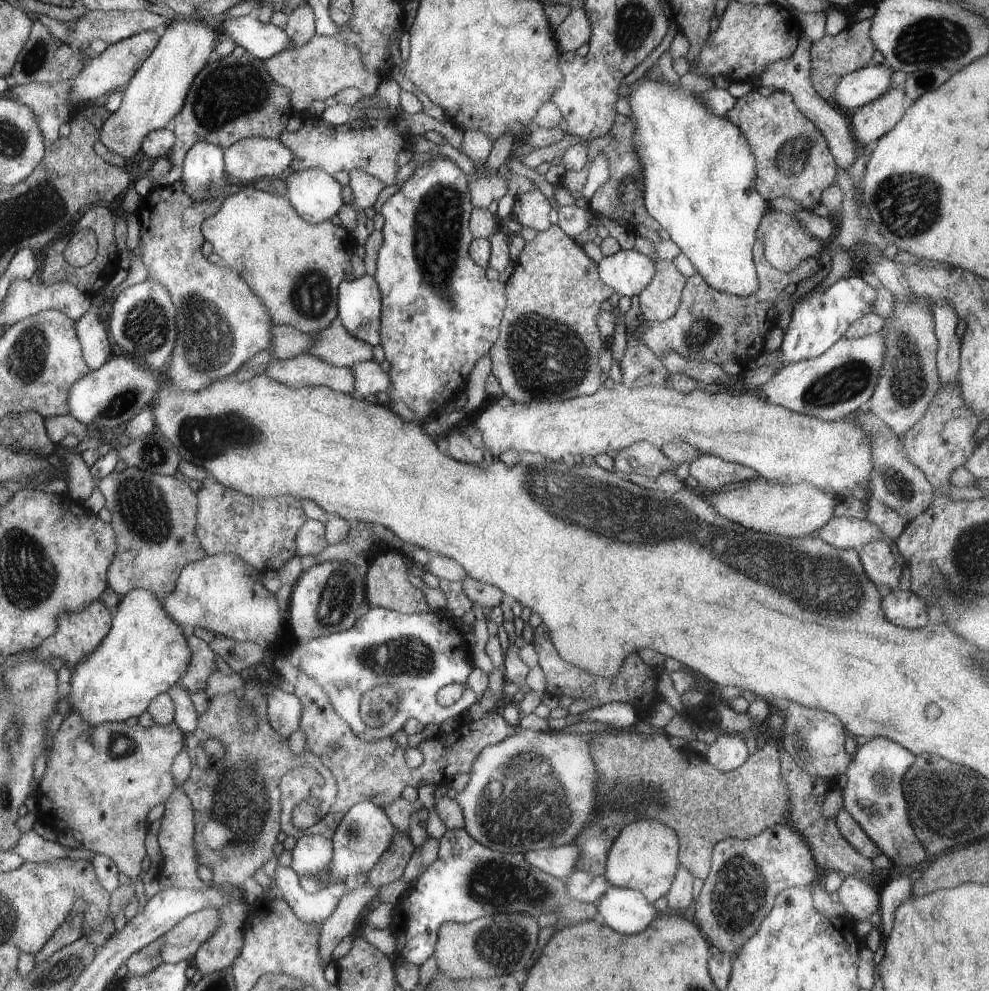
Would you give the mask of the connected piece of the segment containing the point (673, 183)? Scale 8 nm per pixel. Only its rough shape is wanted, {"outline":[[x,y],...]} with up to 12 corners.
{"outline":[[645,76],[647,214],[721,294],[759,290],[769,202],[739,128]]}

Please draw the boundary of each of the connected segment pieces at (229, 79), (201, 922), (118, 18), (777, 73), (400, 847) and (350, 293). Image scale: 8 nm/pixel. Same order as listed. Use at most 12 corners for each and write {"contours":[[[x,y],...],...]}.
{"contours":[[[243,52],[197,74],[175,134],[173,170],[197,142],[277,140],[291,92]],[[215,908],[183,918],[161,946],[165,964],[191,962],[215,934]],[[87,12],[63,44],[109,46],[141,32],[163,32],[169,20],[151,12]],[[811,44],[773,62],[755,80],[791,94],[827,140],[837,168],[859,156],[849,116],[811,82]],[[397,834],[369,870],[365,884],[379,890],[399,880],[413,842]],[[373,276],[339,284],[337,324],[381,342],[383,296]]]}

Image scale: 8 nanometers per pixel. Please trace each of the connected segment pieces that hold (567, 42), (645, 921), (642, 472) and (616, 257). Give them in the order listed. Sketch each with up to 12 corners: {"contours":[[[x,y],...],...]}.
{"contours":[[[573,6],[553,28],[557,48],[575,52],[591,38],[591,22]],[[609,888],[595,904],[603,926],[621,934],[657,918],[637,890]],[[637,442],[613,456],[615,472],[657,478],[677,464]],[[619,250],[599,260],[599,278],[619,296],[639,296],[655,262]]]}

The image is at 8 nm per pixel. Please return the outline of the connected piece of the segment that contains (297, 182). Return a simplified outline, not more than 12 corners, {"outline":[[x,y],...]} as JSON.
{"outline":[[319,168],[287,172],[287,200],[313,226],[343,206]]}

